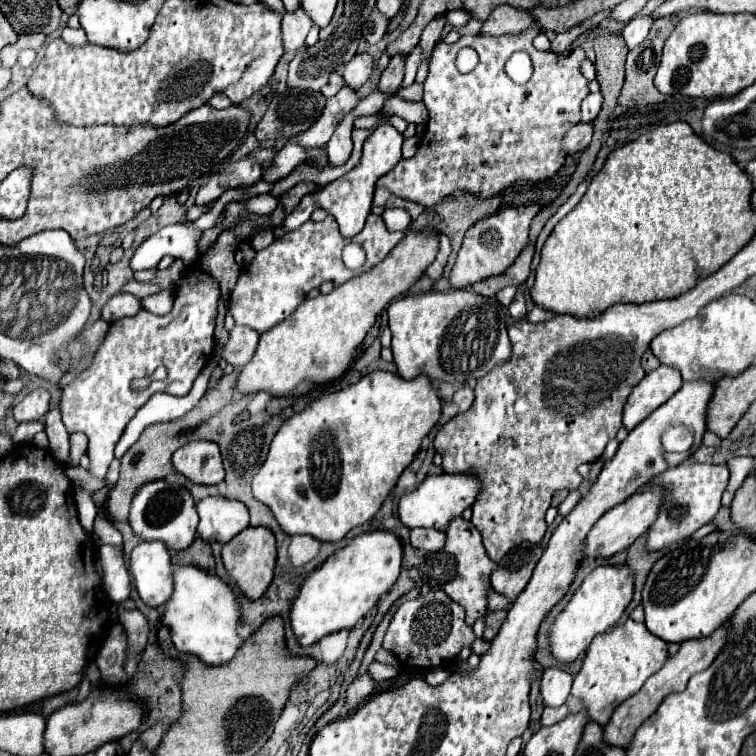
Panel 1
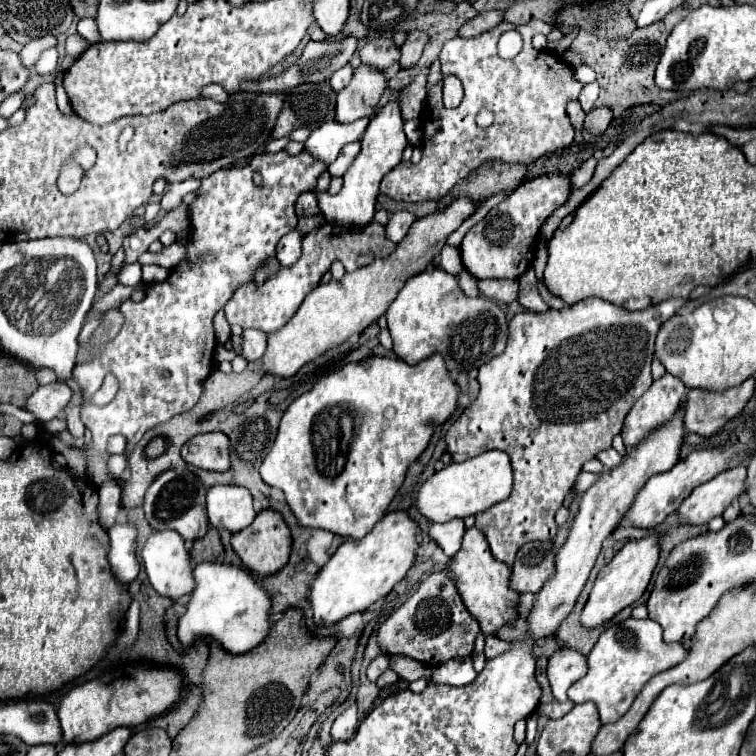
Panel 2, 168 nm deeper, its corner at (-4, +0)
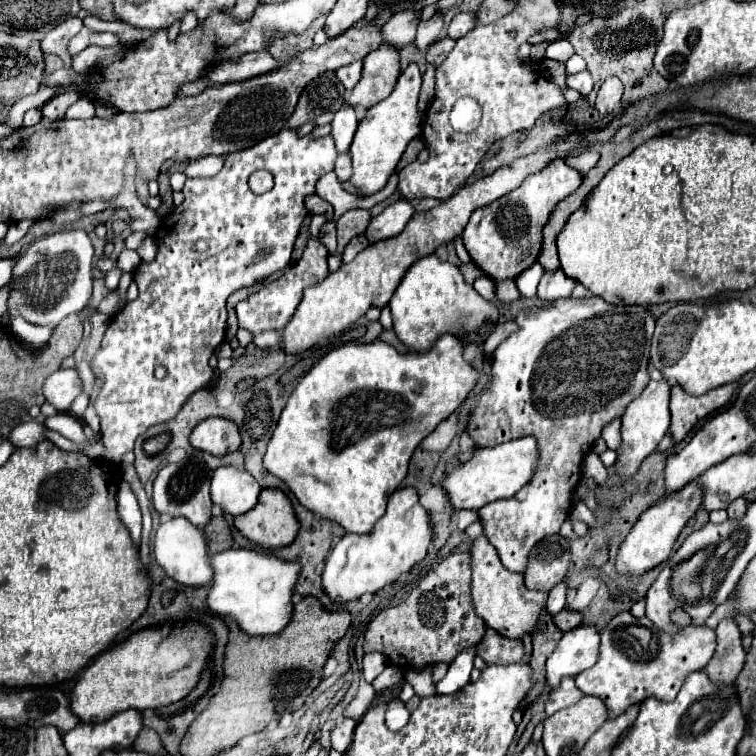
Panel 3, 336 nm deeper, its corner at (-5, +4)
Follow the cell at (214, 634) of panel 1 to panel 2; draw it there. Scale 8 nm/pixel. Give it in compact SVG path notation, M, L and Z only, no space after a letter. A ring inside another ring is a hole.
M200 563L194 569L196 589L186 613L178 621L178 637L184 647L196 639L216 639L226 651L240 655L260 645L270 633L272 599L264 585L256 583L248 569L226 563Z

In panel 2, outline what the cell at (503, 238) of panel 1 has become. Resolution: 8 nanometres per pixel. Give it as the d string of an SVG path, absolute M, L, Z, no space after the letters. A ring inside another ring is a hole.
M548 173L522 183L506 201L470 227L460 245L460 255L466 271L476 279L518 279L534 261L536 239L542 223L562 207L570 197L570 177L562 173Z

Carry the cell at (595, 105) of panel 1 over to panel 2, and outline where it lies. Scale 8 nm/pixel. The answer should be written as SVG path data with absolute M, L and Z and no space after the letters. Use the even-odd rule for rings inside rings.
M594 81L594 83L584 85L582 91L580 91L578 101L580 101L580 105L582 105L582 109L584 109L586 113L596 105L596 99L598 99L598 83Z

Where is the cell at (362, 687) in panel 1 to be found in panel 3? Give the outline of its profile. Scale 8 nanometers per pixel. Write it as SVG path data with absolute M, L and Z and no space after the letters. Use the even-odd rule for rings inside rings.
M343 719L341 723L335 725L331 731L331 747L339 753L345 753L353 741L353 731L355 731L355 721L353 719Z

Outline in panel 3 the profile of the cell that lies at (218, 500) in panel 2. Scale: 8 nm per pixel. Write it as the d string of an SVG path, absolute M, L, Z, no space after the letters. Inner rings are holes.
M219 467L211 479L211 501L225 513L237 517L257 505L261 493L259 483L247 471L235 467Z

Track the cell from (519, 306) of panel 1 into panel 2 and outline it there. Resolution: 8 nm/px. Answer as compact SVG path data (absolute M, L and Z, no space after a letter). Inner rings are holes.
M528 269L518 281L520 281L518 301L520 301L526 309L530 309L530 311L546 311L546 309L550 309L550 307L544 303L544 299L540 297L540 293L538 293L538 287L536 287L538 279L536 279L536 275L534 275L534 269Z

